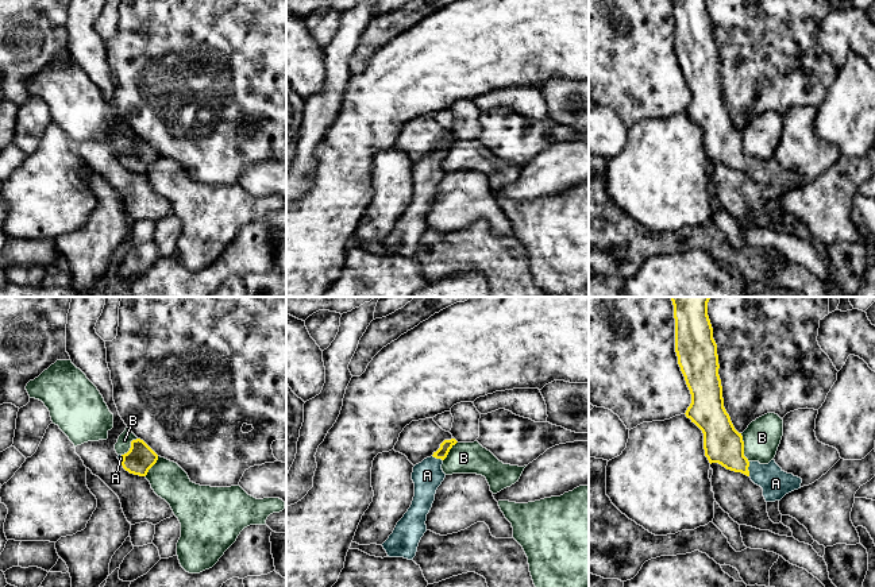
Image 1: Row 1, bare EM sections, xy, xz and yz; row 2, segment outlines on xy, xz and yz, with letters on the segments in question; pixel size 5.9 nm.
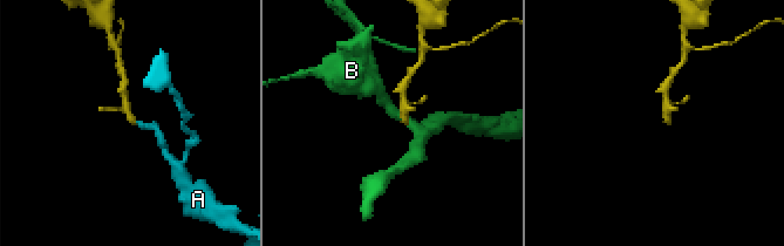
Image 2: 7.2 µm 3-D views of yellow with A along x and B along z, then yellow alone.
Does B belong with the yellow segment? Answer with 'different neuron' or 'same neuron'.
different neuron

